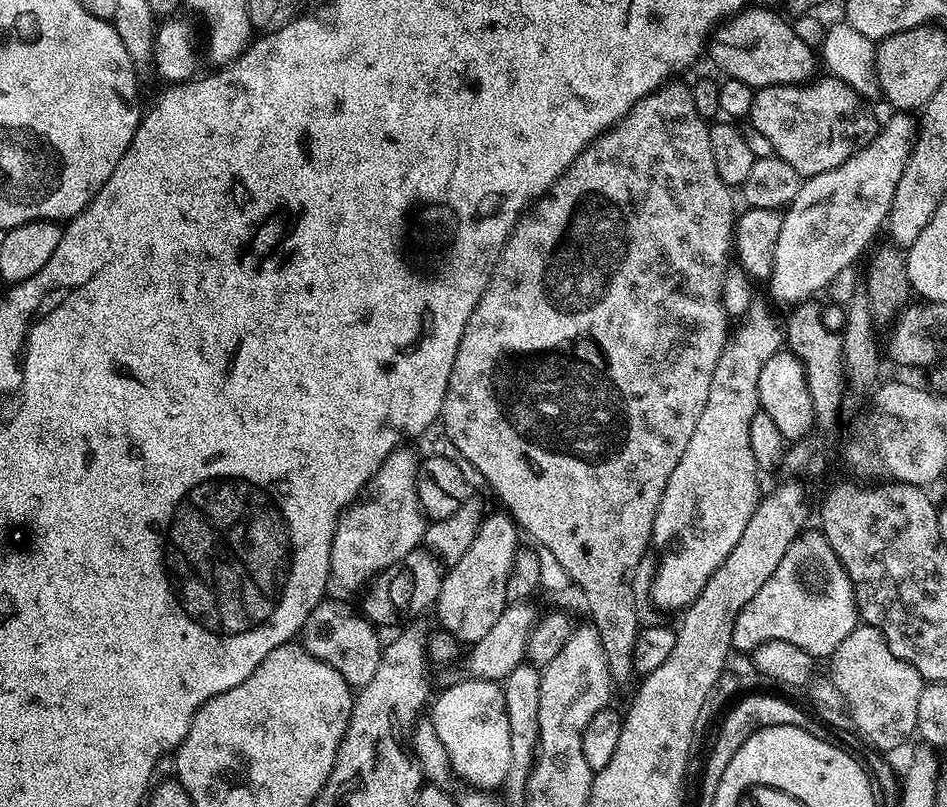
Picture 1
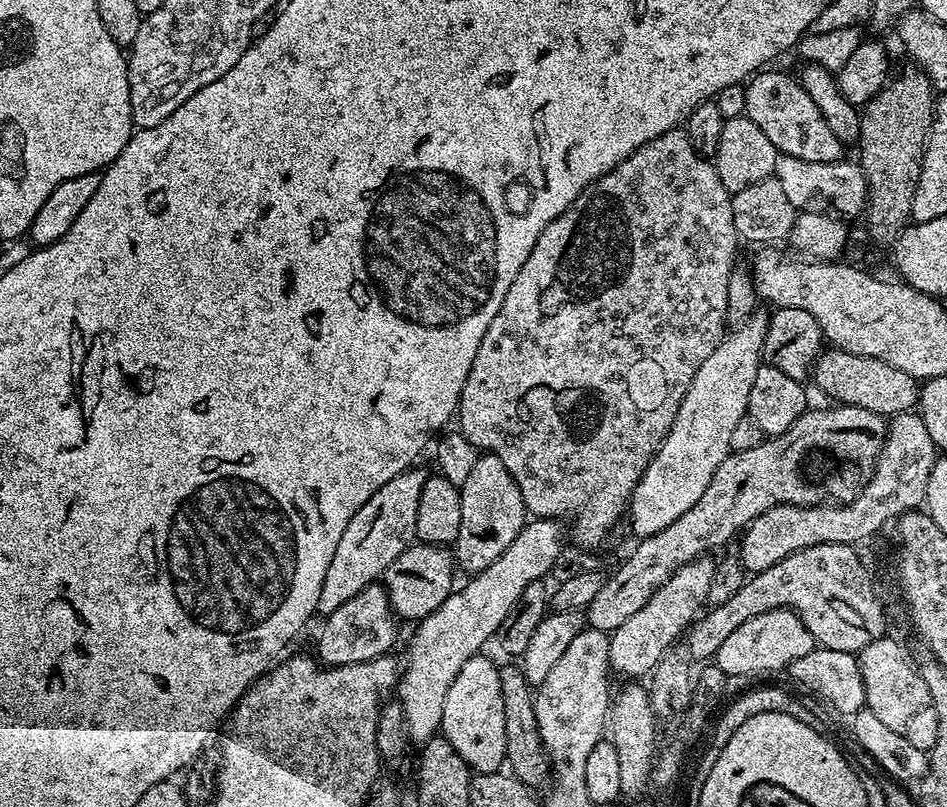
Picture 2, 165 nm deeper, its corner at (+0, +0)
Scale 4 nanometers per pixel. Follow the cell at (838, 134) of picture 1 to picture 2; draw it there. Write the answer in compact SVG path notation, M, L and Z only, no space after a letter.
M761 70L747 81L744 90L746 94L744 115L750 118L750 122L754 122L754 126L758 126L758 130L762 130L762 134L766 134L766 138L770 138L770 142L774 142L777 153L802 158L806 162L837 163L843 157L840 155L846 152L845 145L840 143L834 130L830 130L830 126L826 126L826 118L820 113L820 107L816 105L814 98L810 98L810 94L806 94L806 90L800 85L799 79L795 75L787 76L784 72L768 71L772 70Z

